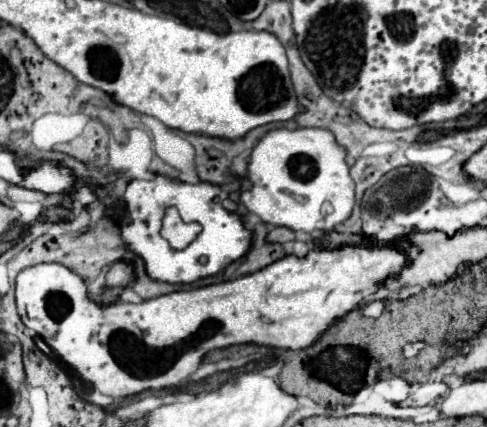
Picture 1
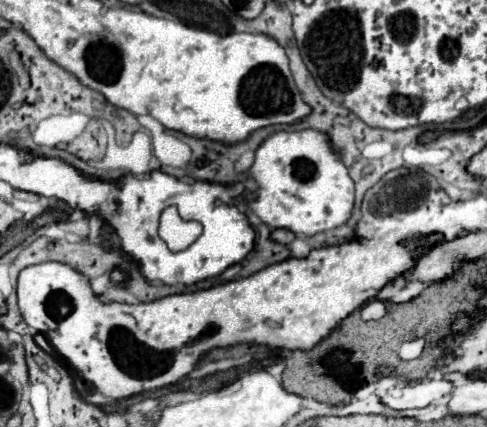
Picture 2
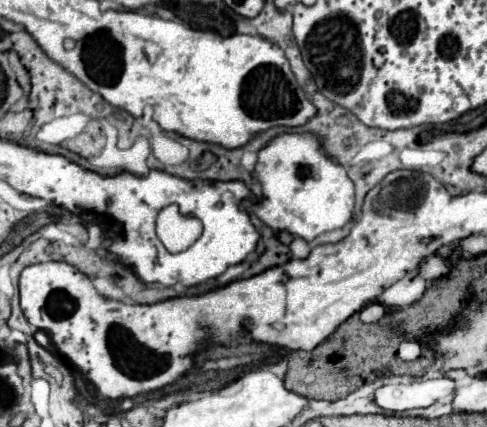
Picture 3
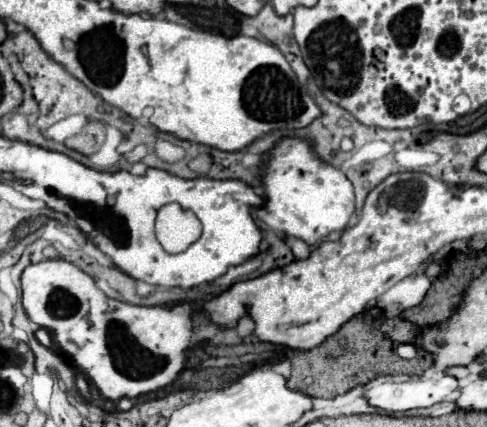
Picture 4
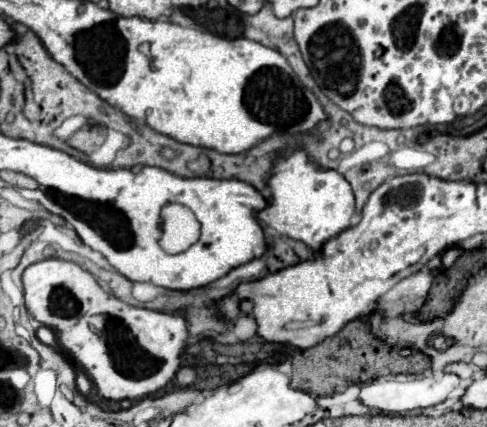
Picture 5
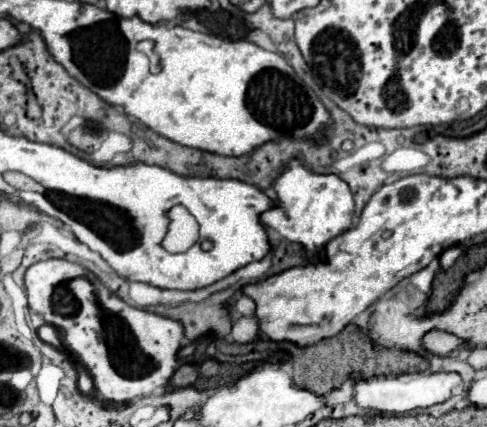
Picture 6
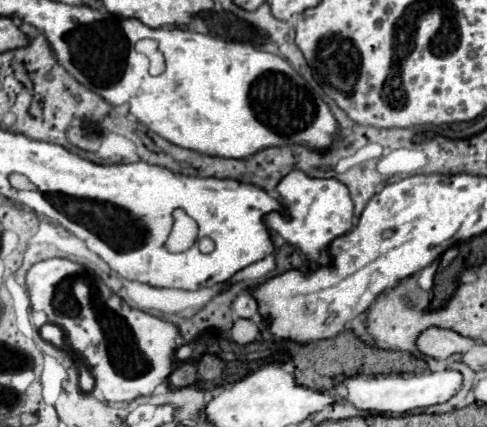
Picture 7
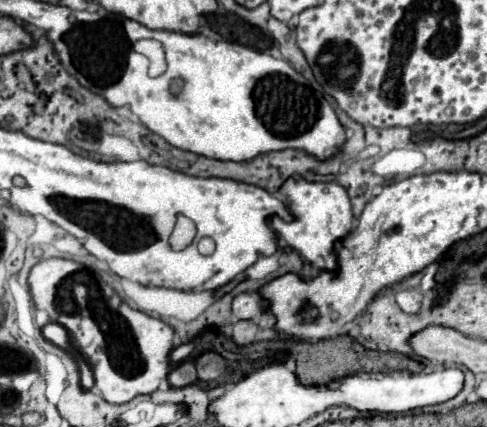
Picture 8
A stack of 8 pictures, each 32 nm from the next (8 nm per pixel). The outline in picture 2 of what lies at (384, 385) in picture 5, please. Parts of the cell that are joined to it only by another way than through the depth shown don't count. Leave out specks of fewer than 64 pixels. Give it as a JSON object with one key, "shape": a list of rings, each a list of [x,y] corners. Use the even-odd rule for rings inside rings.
{"shape":[[[408,380],[402,388],[402,396],[396,396],[392,390],[388,390],[380,402],[394,410],[406,410],[406,408],[424,408],[432,402],[448,396],[452,392],[452,382],[448,380]]]}

